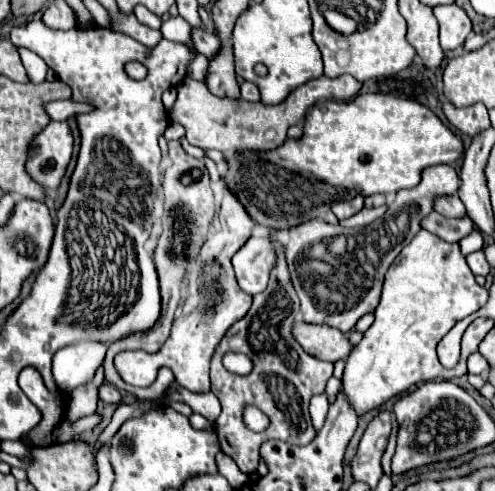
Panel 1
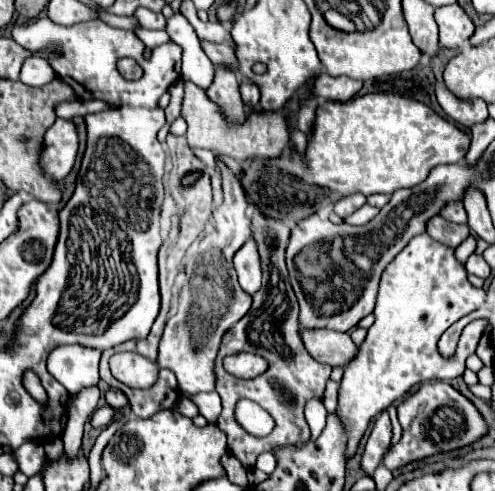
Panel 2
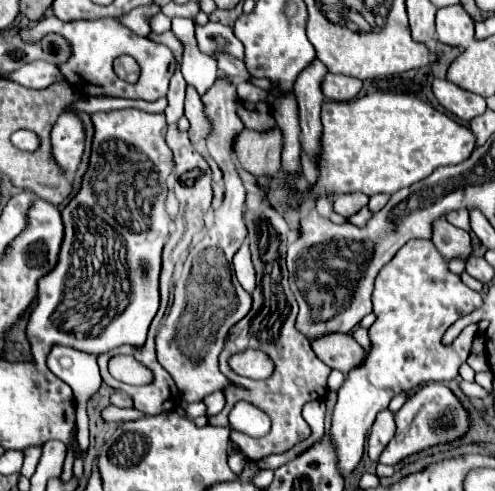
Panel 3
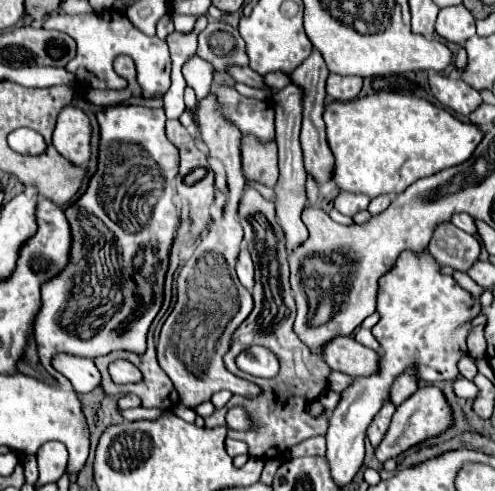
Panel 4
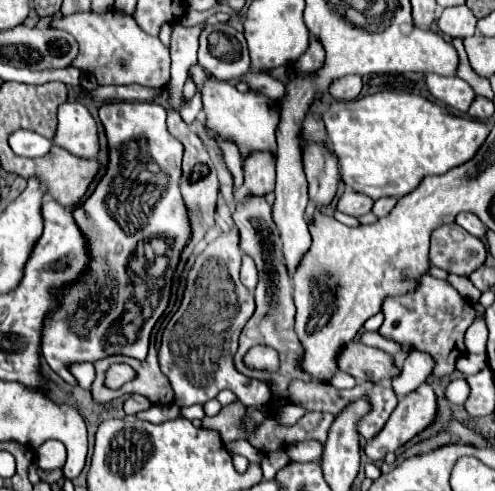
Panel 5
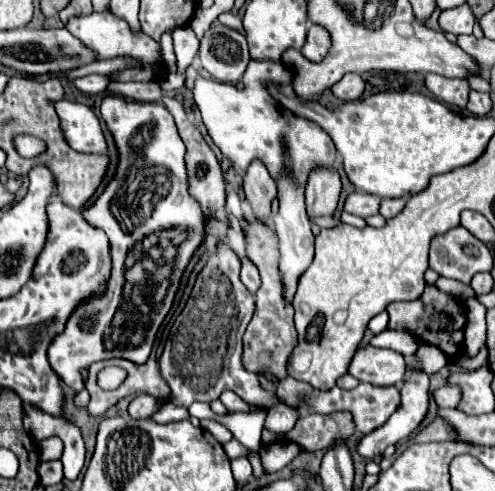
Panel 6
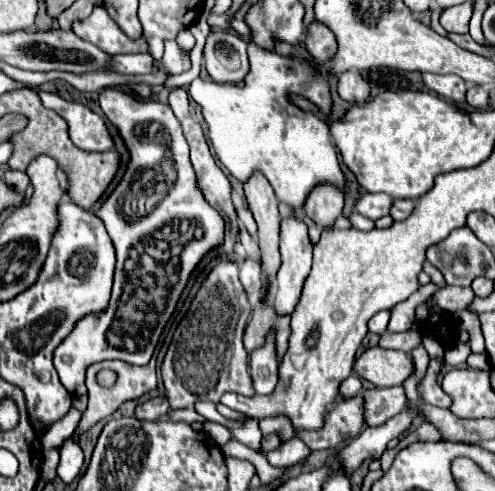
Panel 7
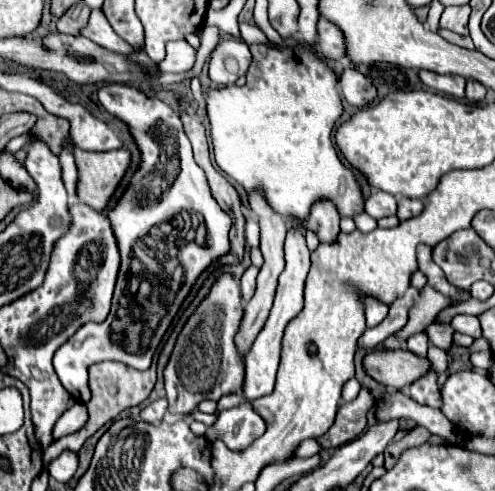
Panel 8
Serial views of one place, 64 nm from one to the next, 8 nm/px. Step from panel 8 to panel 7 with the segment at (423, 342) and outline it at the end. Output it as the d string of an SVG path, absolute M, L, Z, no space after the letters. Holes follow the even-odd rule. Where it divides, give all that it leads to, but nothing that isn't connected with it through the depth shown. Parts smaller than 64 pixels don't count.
M418 346L418 348L414 348L414 350L412 350L412 360L414 360L412 376L402 384L402 388L404 388L404 392L406 392L406 398L408 398L408 406L406 406L406 410L404 410L404 412L400 412L400 414L396 414L394 418L390 418L390 420L388 420L386 424L382 424L382 426L364 428L364 430L360 432L360 436L356 436L356 440L352 440L348 446L344 446L344 448L340 450L340 458L342 458L344 470L346 470L348 474L352 474L352 472L362 464L362 460L368 460L368 458L370 458L370 460L380 458L380 456L384 454L384 450L386 450L388 442L390 442L390 440L394 440L394 438L398 438L400 434L404 434L404 432L412 426L414 418L420 414L420 406L424 404L424 400L420 398L418 388L420 388L420 382L422 382L422 380L424 380L424 376L426 376L426 370L428 370L428 362L430 362L430 358L428 358L426 350L424 350L422 346Z

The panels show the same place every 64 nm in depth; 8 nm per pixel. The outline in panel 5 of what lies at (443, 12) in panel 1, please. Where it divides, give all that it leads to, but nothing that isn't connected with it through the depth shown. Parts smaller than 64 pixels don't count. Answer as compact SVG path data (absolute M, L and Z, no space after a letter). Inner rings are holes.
M454 6L442 10L438 18L438 28L448 38L468 38L476 34L476 16L468 6Z

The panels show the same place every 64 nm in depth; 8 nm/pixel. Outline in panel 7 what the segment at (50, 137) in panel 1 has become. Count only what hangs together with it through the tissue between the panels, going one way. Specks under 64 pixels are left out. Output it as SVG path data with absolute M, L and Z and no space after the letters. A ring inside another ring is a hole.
M42 92L40 98L44 106L52 108L56 114L68 122L70 140L80 150L86 150L86 152L112 150L114 144L104 120L98 114L94 114L90 108L78 102L64 100L56 94L48 94L48 92Z

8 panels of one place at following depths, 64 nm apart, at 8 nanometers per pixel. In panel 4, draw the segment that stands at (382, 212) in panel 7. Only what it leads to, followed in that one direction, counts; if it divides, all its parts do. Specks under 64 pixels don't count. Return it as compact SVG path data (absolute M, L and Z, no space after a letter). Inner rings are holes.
M340 192L338 198L334 200L334 208L342 212L344 216L354 216L356 212L368 208L370 198L364 194L352 194L352 192Z

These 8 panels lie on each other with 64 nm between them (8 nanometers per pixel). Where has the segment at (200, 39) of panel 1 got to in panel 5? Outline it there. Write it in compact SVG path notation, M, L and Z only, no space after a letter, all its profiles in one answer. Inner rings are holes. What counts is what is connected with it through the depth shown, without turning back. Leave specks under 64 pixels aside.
M248 70L248 72L242 76L242 80L244 80L250 88L260 90L264 96L268 96L268 98L272 98L272 100L280 100L282 96L284 96L284 90L286 90L282 82L274 80L272 76L268 76L268 74L264 74L264 72L252 72L252 70Z

